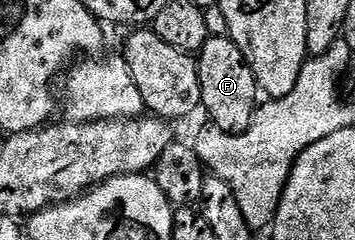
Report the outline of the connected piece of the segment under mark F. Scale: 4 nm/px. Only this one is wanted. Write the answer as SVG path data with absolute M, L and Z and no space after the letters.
M228 36L211 37L198 56L198 78L201 84L201 107L206 108L209 121L225 133L243 133L251 124L260 94L255 76L243 52Z

